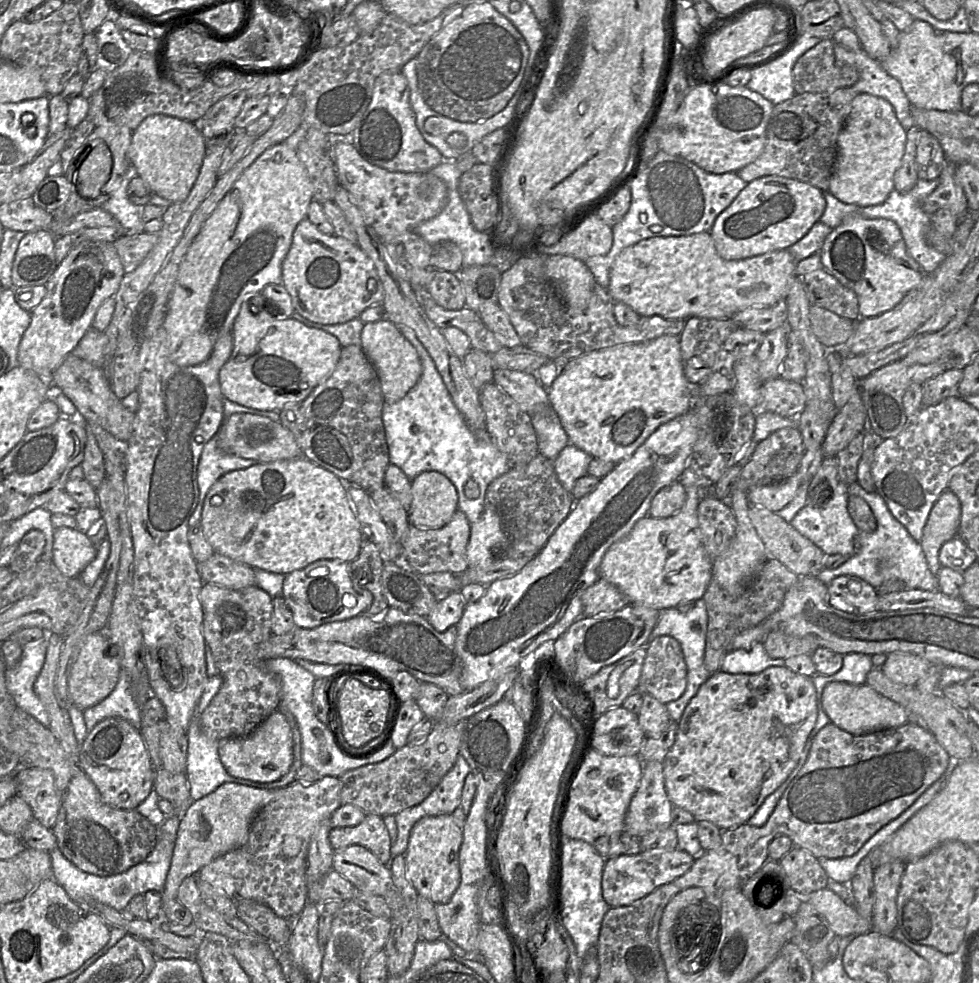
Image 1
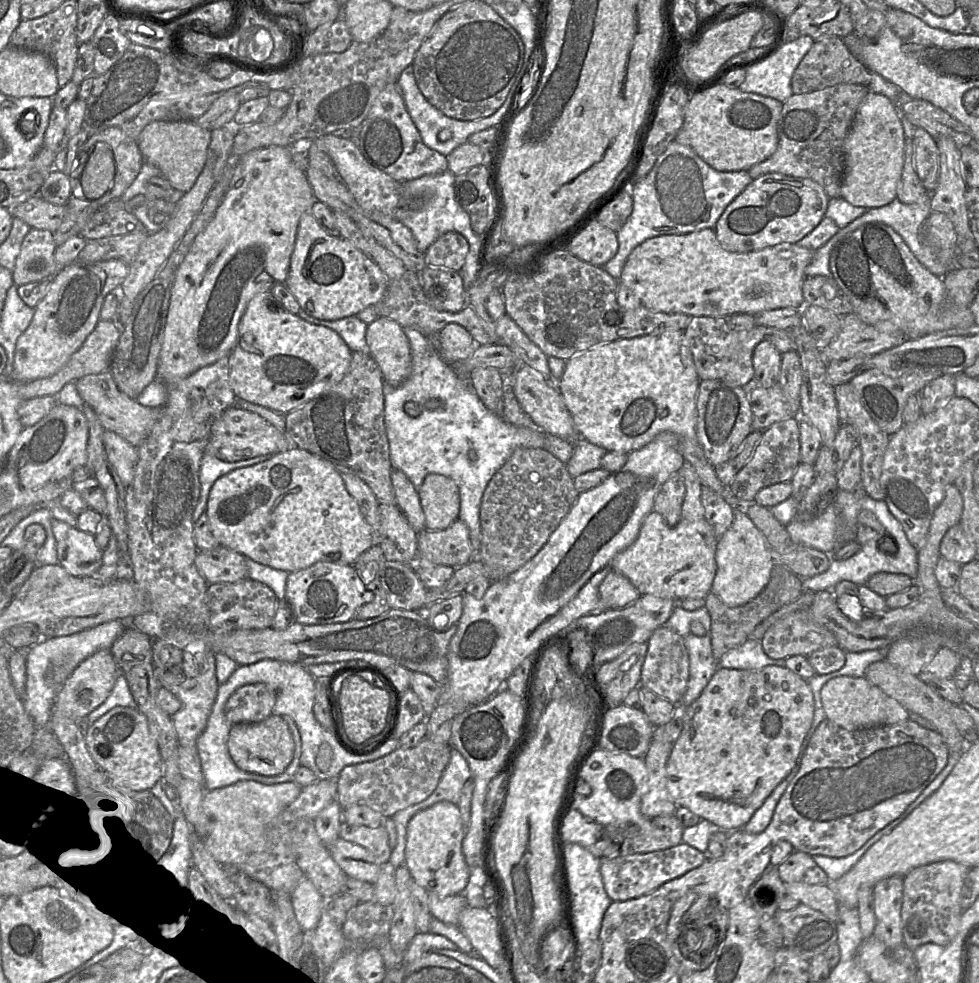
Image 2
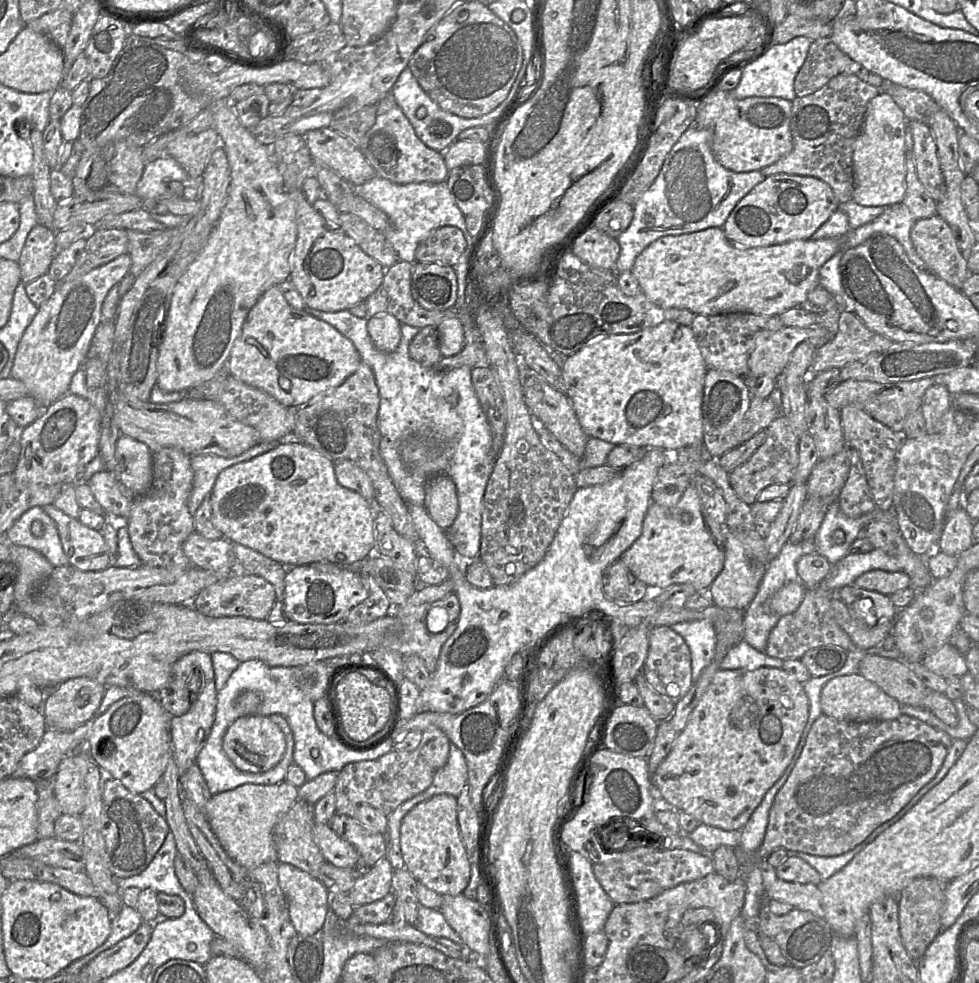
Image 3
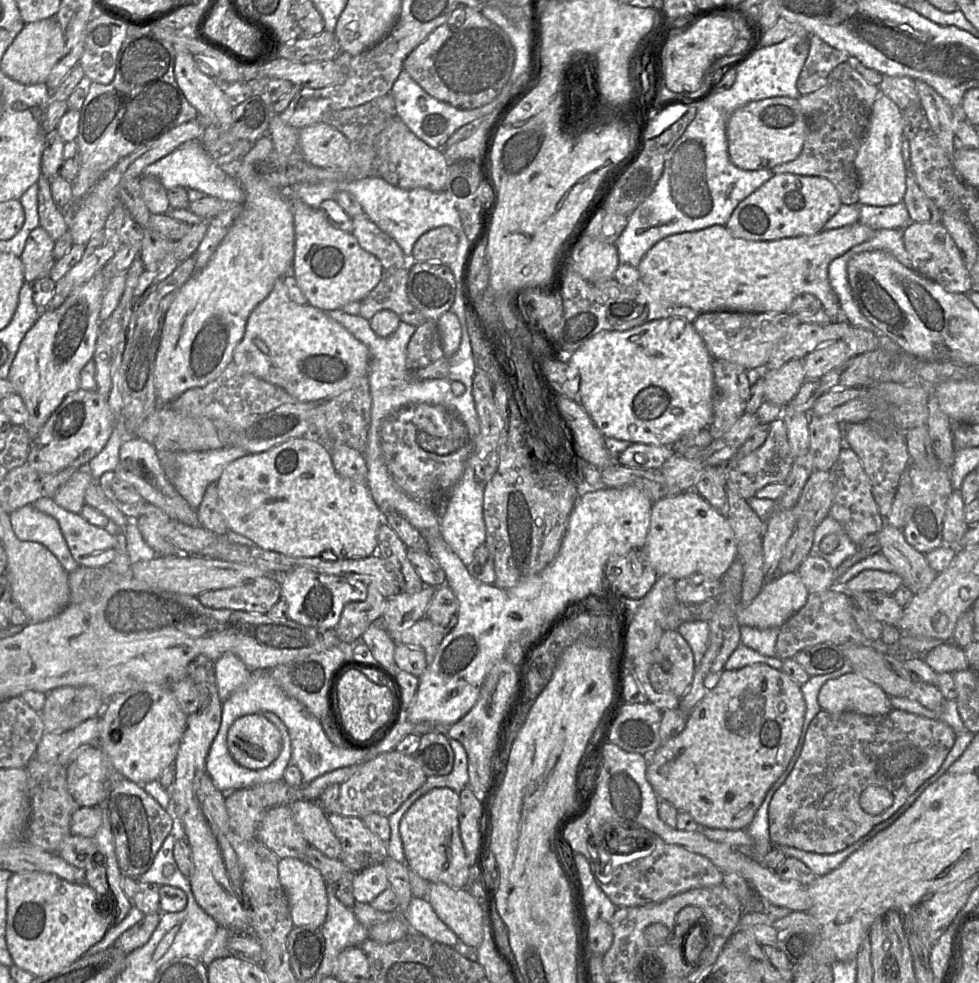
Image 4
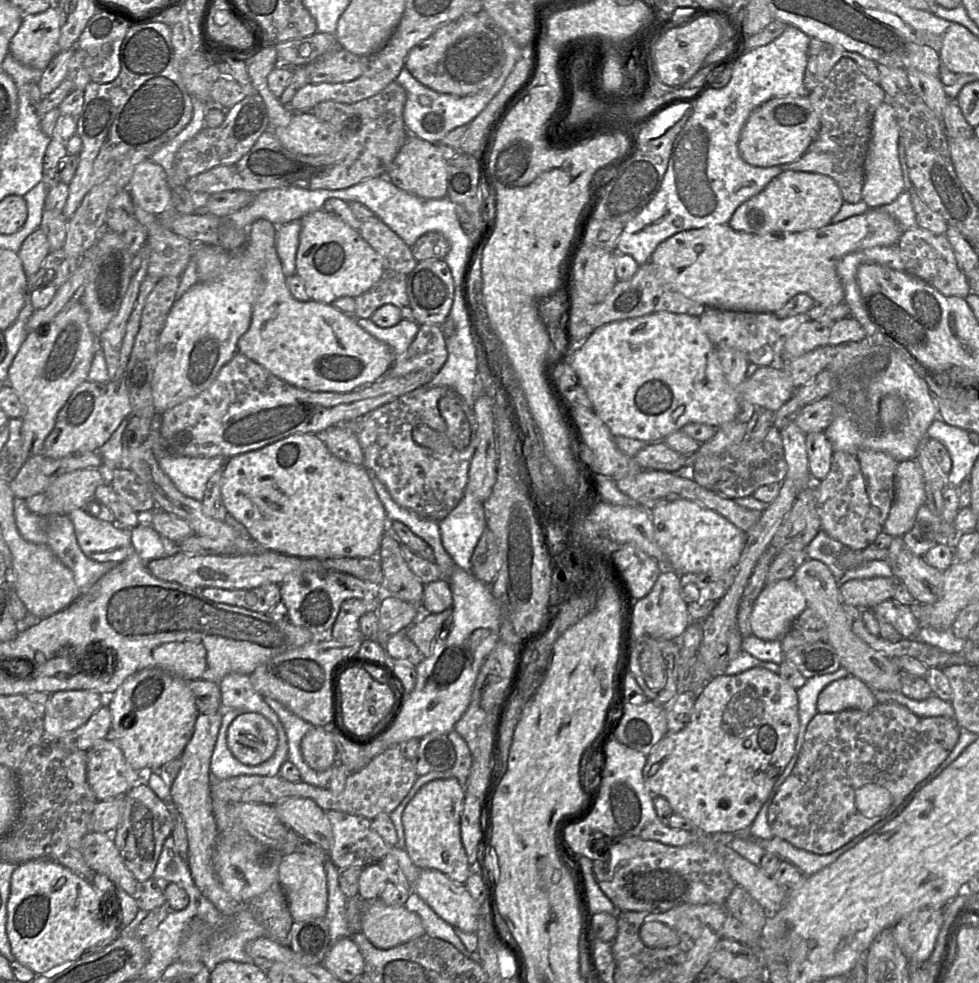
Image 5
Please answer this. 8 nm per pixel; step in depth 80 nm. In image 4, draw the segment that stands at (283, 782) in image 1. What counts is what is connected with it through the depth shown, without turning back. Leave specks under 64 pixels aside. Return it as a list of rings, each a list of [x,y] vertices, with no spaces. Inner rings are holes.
[[[263,712],[257,714],[262,714],[279,730],[282,737],[282,748],[280,754],[266,768],[251,770],[240,766],[235,762],[227,748],[227,733],[229,728],[227,728],[227,722],[225,722],[225,724],[223,722],[216,742],[214,743],[212,748],[210,747],[209,749],[205,765],[206,773],[211,778],[213,785],[222,793],[228,793],[235,790],[252,787],[258,784],[282,780],[285,769],[291,763],[291,740],[287,727],[285,726],[283,721],[273,712]]]

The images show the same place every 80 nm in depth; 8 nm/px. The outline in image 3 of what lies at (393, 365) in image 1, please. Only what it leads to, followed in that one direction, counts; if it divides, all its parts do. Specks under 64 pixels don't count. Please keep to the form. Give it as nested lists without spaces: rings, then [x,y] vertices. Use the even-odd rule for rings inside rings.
[[[381,314],[368,319],[369,336],[377,350],[394,352],[401,340],[401,323],[390,314]]]

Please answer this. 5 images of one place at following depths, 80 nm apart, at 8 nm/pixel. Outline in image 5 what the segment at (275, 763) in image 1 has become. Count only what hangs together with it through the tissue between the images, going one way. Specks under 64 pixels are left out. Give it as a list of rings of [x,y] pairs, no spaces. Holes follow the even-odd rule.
[[[242,713],[229,725],[226,742],[239,762],[257,766],[273,756],[278,735],[274,726],[261,714]]]

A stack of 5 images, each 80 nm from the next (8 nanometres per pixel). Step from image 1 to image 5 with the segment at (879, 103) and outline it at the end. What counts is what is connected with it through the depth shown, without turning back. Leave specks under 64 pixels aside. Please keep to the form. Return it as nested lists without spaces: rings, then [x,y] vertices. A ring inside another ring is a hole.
[[[885,100],[875,110],[872,124],[868,152],[864,162],[864,183],[862,187],[862,201],[869,208],[878,208],[892,203],[904,192],[902,169],[898,157],[899,126],[892,105]]]

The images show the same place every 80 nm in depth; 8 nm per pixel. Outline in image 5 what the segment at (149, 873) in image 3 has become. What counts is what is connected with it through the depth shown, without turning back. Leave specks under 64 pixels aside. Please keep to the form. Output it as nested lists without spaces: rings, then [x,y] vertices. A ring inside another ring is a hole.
[[[172,835],[163,844],[152,879],[163,884],[177,884],[185,890],[189,901],[197,904],[197,900],[201,900],[200,890],[193,881],[188,861],[180,857]]]

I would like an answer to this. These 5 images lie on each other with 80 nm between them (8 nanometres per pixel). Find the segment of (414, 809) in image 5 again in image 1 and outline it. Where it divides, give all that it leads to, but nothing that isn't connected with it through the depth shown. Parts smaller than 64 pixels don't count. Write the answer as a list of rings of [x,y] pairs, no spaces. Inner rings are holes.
[[[452,814],[426,816],[414,824],[404,859],[406,877],[418,895],[435,905],[450,900],[461,880],[459,849],[462,840],[462,827],[456,823]]]

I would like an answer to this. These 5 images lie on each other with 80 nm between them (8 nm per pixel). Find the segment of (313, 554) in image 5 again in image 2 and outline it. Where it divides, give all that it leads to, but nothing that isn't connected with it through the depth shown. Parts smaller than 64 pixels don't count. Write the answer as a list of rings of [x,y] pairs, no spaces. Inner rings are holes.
[[[292,446],[267,460],[230,471],[218,478],[209,493],[205,513],[219,545],[245,558],[288,573],[318,562],[353,565],[375,543],[375,531],[347,492],[341,473],[329,461]]]

